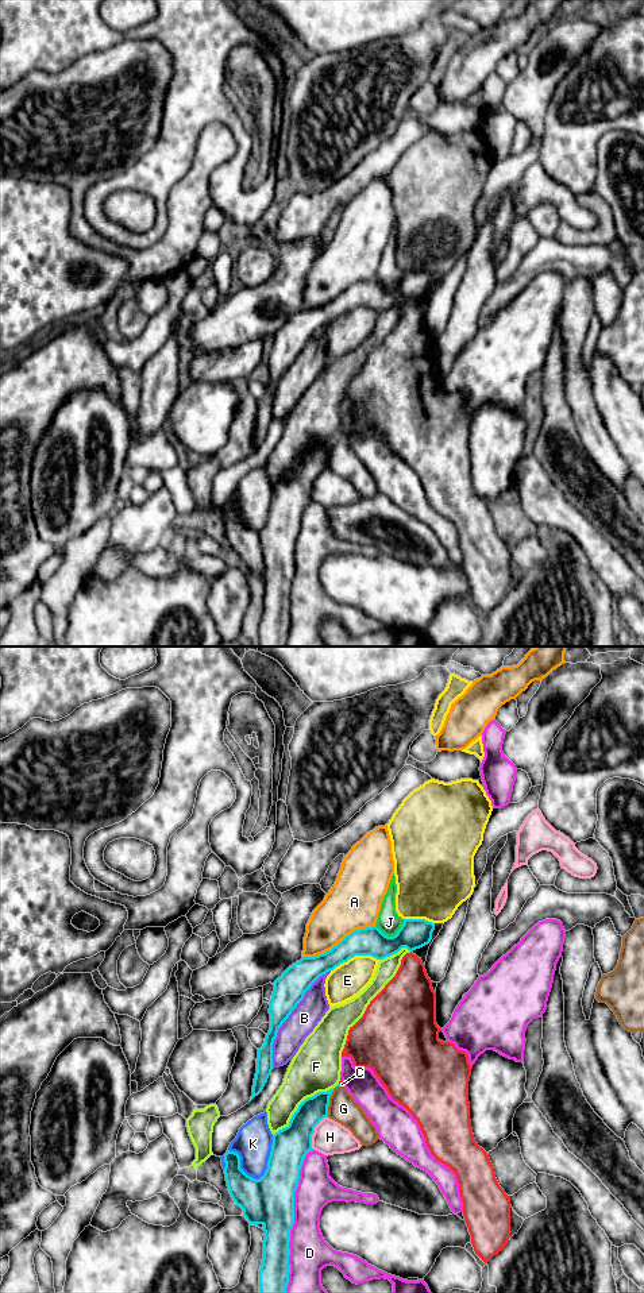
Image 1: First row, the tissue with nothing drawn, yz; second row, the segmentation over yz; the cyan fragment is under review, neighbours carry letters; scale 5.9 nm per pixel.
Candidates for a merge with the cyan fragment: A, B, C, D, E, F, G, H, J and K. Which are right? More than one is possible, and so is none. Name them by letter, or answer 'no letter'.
B

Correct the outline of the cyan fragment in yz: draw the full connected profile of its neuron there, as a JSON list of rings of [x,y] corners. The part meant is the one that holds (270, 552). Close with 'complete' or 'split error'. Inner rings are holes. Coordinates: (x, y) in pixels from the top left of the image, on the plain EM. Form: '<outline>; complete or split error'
[[[335,440],[319,444],[305,451],[293,466],[289,478],[273,487],[273,497],[265,526],[255,532],[240,521],[240,509],[227,502],[224,506],[224,526],[230,547],[243,561],[243,568],[251,576],[262,576],[265,583],[263,611],[259,621],[259,646],[285,646],[289,634],[289,594],[294,576],[294,544],[298,539],[300,522],[305,507],[312,503],[315,479],[328,470],[329,449]]]; complete

